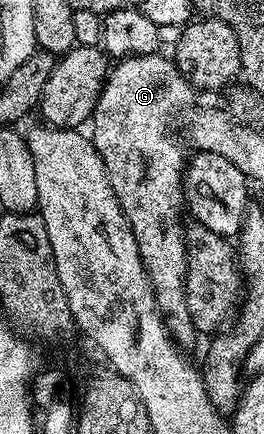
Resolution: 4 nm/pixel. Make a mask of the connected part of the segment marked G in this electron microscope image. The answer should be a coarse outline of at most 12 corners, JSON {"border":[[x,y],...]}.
{"border":[[164,53],[109,70],[90,138],[177,347],[186,306],[176,115]]}

